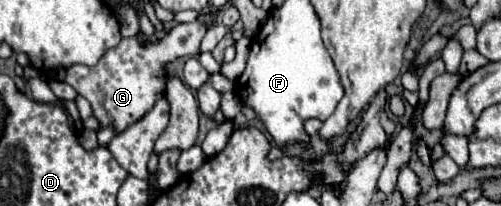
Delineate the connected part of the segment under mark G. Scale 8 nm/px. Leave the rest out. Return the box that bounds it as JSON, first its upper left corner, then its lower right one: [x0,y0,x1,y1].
[65,22,207,134]

